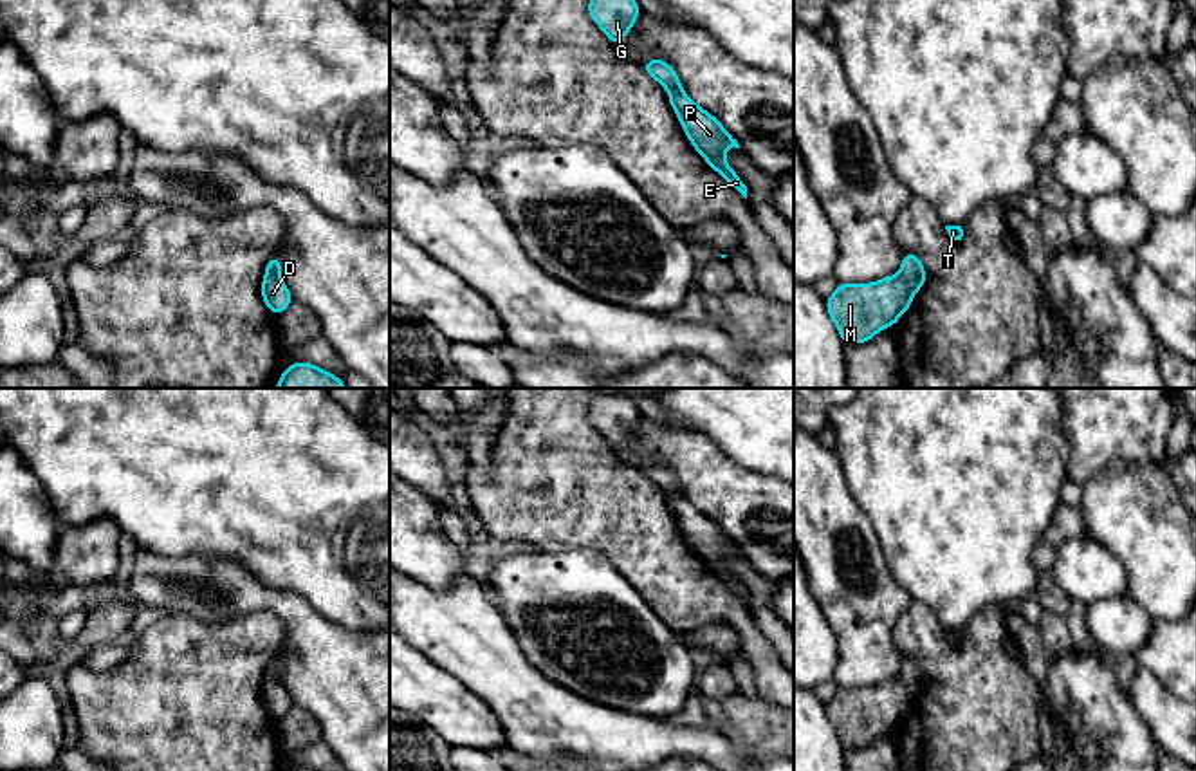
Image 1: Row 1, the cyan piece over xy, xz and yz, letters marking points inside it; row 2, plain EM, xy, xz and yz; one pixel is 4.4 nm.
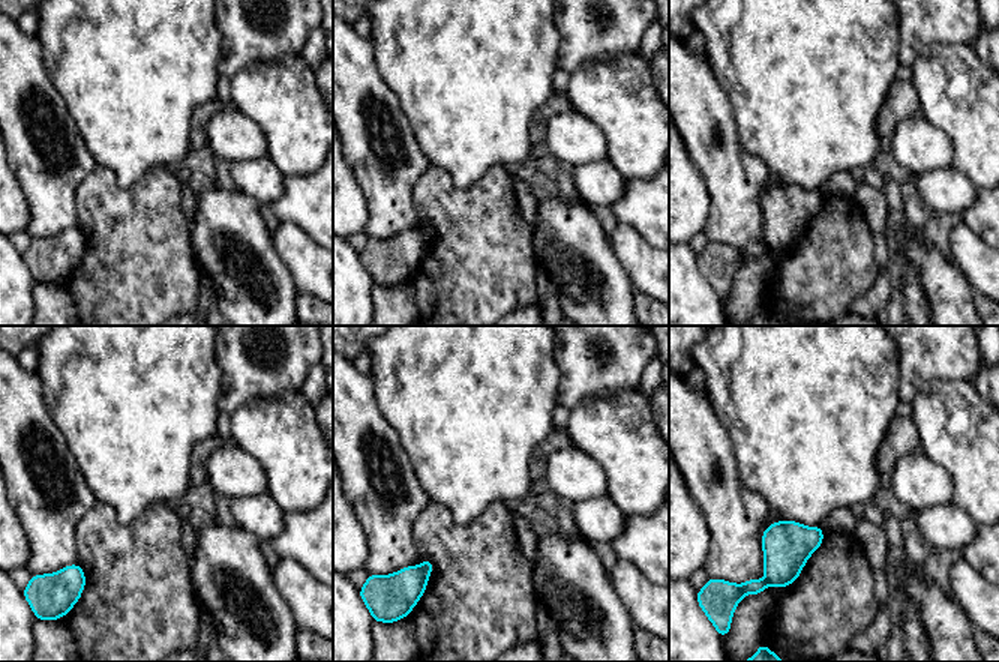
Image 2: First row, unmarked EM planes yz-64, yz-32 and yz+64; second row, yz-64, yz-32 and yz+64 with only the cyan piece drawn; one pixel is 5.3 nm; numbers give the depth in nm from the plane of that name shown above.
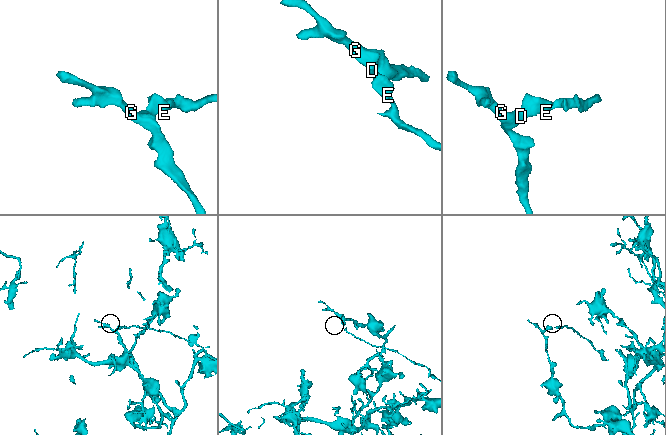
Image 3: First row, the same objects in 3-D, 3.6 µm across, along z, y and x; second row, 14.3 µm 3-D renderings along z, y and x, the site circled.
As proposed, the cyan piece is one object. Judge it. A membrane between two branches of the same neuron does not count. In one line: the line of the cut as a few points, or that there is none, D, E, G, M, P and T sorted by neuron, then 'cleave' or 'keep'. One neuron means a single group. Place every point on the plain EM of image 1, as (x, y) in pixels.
cut yz (899, 678), (915, 696); groups D G M / E P T; cleave

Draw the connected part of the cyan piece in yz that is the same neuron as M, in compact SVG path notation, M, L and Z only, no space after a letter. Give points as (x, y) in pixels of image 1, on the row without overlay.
M900 677L871 688L839 688L826 715L844 748L866 748L895 729L911 711L915 695Z

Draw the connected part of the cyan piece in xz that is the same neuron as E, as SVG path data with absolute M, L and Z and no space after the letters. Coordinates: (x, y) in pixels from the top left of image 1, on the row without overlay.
M685 497L671 498L669 509L676 516L676 522L695 554L725 583L727 589L747 603L747 590L725 567L725 554L729 551L740 553L738 545L714 520L698 511Z

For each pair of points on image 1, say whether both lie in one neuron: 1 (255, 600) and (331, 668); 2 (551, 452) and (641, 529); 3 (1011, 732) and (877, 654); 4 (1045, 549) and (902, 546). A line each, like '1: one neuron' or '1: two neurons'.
1: one neuron
2: one neuron
3: two neurons
4: two neurons

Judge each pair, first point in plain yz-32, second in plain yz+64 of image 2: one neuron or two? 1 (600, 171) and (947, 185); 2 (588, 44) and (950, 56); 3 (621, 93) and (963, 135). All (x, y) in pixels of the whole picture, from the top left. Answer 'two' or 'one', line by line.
1: one
2: two
3: one

